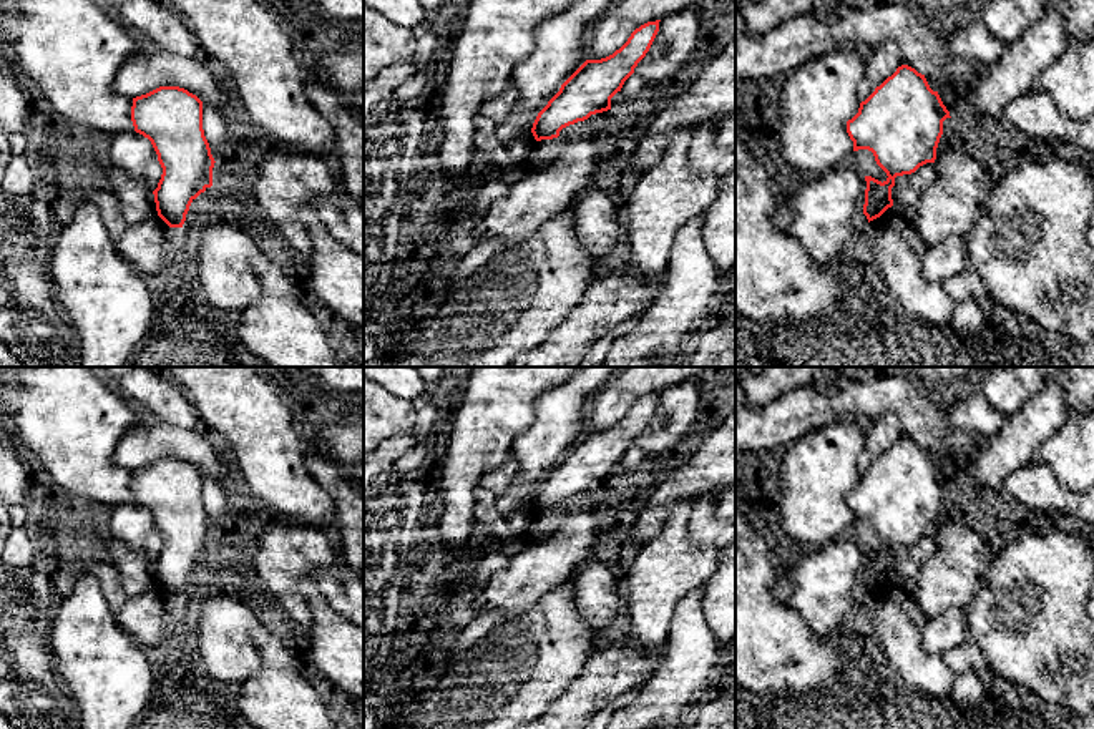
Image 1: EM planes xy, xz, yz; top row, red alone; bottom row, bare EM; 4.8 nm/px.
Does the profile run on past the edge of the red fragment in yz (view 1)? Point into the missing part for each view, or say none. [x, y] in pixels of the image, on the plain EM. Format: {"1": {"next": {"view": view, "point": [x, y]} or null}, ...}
{"1": {"next": null}}

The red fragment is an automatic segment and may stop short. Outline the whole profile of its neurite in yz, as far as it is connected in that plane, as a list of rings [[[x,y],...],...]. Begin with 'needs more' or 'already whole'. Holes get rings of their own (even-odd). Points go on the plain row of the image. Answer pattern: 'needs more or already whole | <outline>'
already whole | [[[901,437],[860,475],[858,485],[847,493],[853,523],[868,521],[886,545],[882,555],[865,548],[863,586],[868,594],[893,578],[895,550],[935,535],[950,483],[915,440]]]

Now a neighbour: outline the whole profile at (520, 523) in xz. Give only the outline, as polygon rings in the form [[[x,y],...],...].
[[[526,503],[516,515],[506,518],[506,523],[510,525],[515,536],[528,536],[535,513],[536,511],[533,505]]]

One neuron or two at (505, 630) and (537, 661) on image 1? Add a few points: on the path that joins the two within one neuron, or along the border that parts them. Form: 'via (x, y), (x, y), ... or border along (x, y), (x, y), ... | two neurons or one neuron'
via (513, 638), (528, 653) | one neuron

